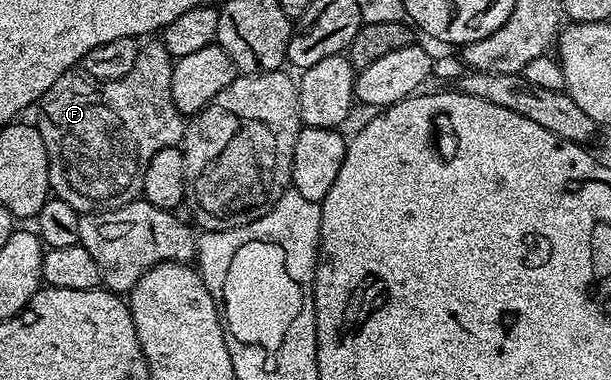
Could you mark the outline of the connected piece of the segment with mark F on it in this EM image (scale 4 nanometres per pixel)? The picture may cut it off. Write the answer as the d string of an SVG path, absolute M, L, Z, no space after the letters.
M154 39L151 41L154 41L151 45L143 44L139 48L136 63L132 63L132 71L128 71L128 75L124 75L115 81L100 82L94 80L93 77L87 77L81 71L67 71L64 75L60 75L60 79L56 79L56 83L52 83L52 87L48 87L48 91L42 96L40 102L42 118L37 118L36 124L38 130L42 132L50 160L50 188L60 199L64 199L64 203L72 203L72 207L79 215L108 211L116 207L124 207L127 201L139 200L142 197L142 188L144 187L144 171L148 171L148 163L152 163L152 155L156 155L156 151L175 148L184 136L184 114L178 110L172 99L174 61L169 51L162 45L161 40Z

